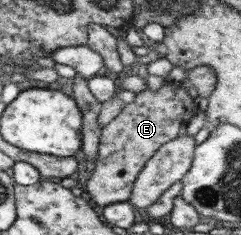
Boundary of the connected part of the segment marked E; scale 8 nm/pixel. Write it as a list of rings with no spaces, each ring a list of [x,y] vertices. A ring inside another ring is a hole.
[[[166,82],[155,91],[148,88],[137,91],[133,101],[123,103],[115,118],[100,128],[97,154],[85,184],[91,201],[102,208],[128,201],[135,177],[147,159],[162,144],[177,137],[179,128],[198,111],[187,89],[178,83]]]

